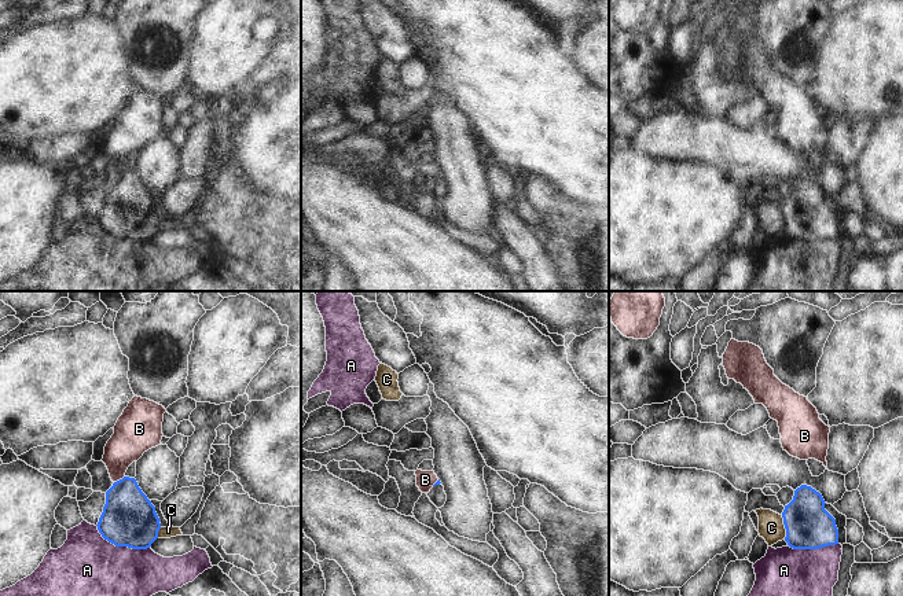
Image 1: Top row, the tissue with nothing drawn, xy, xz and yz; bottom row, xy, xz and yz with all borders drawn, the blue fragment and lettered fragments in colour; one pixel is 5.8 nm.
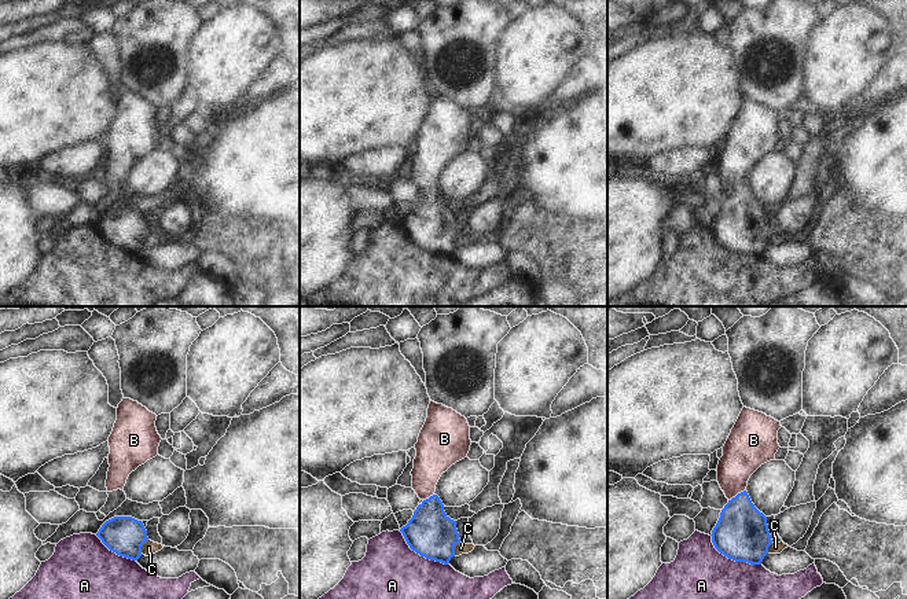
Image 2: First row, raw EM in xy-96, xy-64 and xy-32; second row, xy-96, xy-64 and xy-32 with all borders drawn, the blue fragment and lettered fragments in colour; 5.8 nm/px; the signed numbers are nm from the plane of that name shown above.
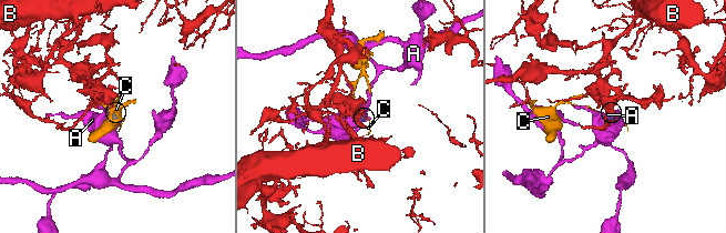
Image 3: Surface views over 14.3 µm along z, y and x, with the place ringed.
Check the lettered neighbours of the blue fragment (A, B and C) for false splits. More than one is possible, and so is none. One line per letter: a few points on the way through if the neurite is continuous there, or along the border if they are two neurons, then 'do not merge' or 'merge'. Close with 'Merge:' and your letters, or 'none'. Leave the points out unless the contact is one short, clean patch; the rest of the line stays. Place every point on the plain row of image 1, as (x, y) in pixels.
A: do not merge
B: way xy (128, 212), (125, 183), (120, 172), (120, 144), (131, 131); merge
C: border yz (781, 208), (785, 231); do not merge
Merge: B

